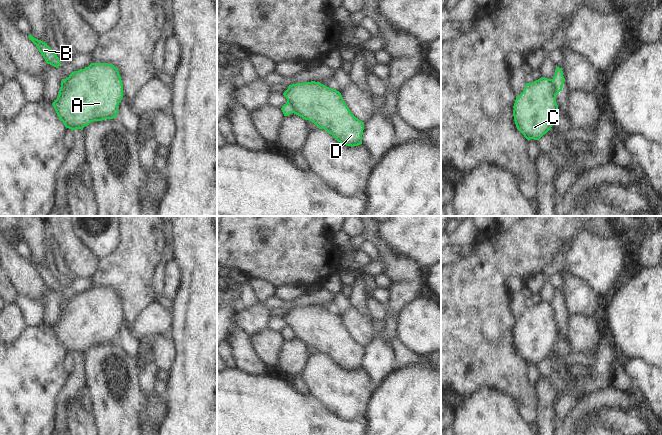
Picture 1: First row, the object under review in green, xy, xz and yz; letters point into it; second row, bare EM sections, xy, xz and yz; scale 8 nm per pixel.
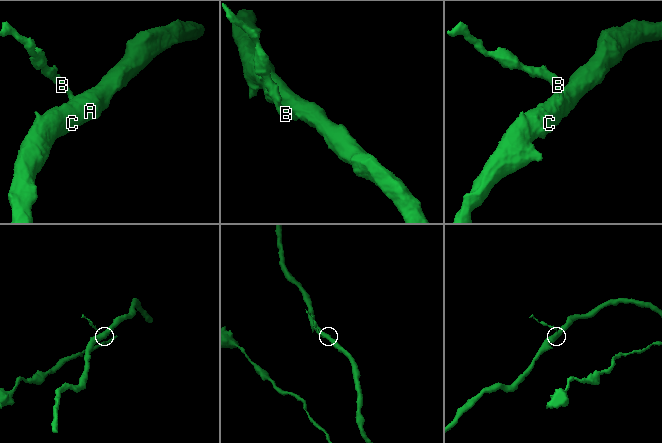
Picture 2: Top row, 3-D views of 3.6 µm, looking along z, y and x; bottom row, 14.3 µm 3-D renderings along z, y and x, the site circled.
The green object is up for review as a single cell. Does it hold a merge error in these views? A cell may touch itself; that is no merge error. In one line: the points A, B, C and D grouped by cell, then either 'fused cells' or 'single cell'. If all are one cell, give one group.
groups A C D / B; fused cells

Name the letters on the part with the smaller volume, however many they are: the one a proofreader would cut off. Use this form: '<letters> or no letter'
B.

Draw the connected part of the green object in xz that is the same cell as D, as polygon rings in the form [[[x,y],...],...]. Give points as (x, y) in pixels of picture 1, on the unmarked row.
[[[311,305],[289,309],[283,319],[292,329],[292,337],[326,354],[341,368],[362,368],[364,346],[350,336],[336,313]]]

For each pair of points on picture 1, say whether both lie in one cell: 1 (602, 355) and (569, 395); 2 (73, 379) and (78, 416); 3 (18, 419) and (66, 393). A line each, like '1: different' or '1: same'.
1: same
2: different
3: different

